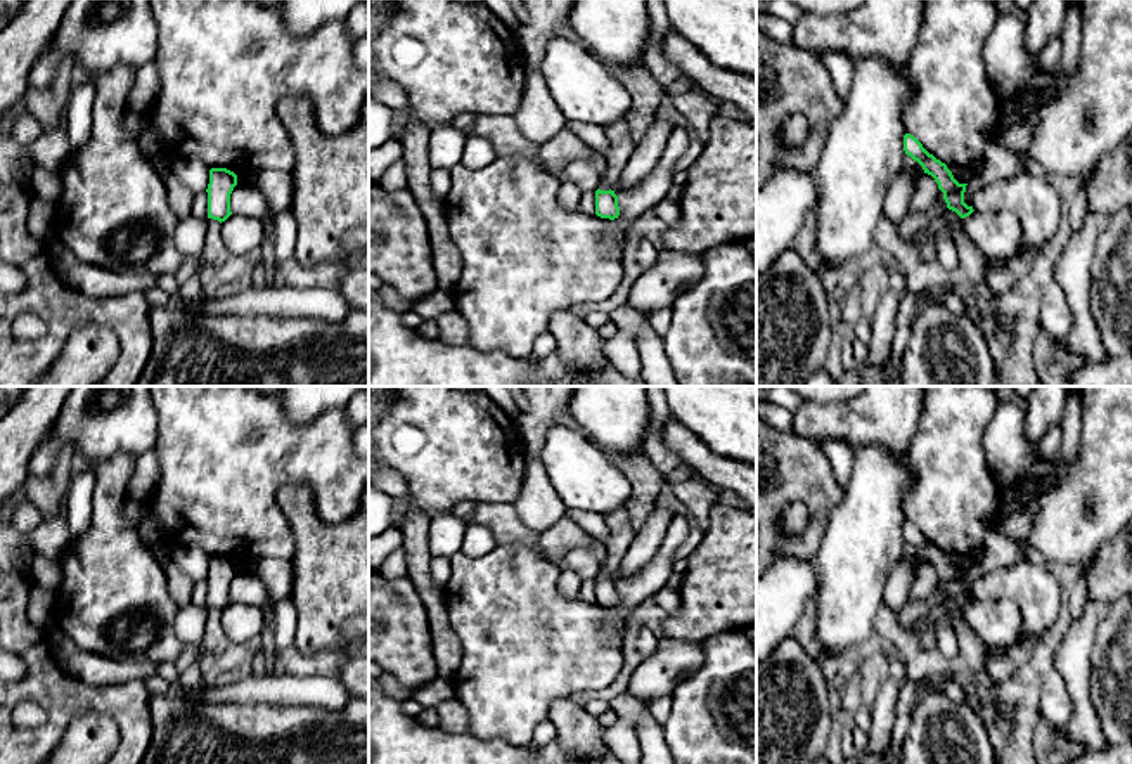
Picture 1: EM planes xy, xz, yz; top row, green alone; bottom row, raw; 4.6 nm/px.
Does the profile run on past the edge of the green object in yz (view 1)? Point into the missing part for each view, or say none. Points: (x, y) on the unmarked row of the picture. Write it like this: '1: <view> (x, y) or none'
1: none

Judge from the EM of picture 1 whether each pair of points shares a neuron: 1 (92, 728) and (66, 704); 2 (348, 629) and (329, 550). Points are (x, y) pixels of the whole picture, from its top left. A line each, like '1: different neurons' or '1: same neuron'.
1: different neurons
2: different neurons

